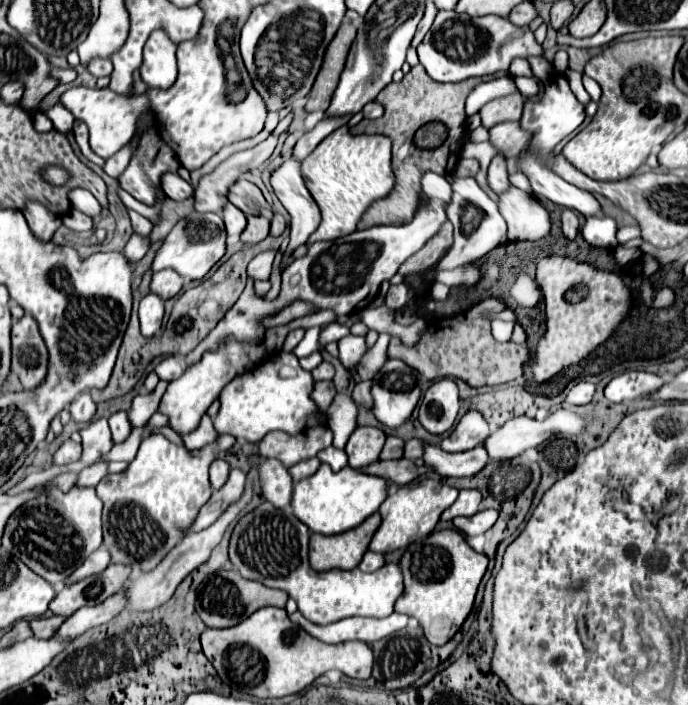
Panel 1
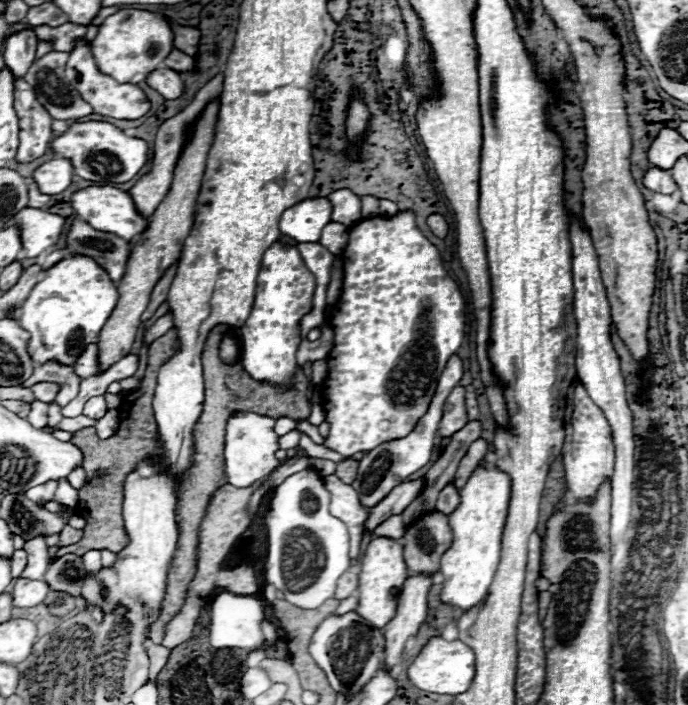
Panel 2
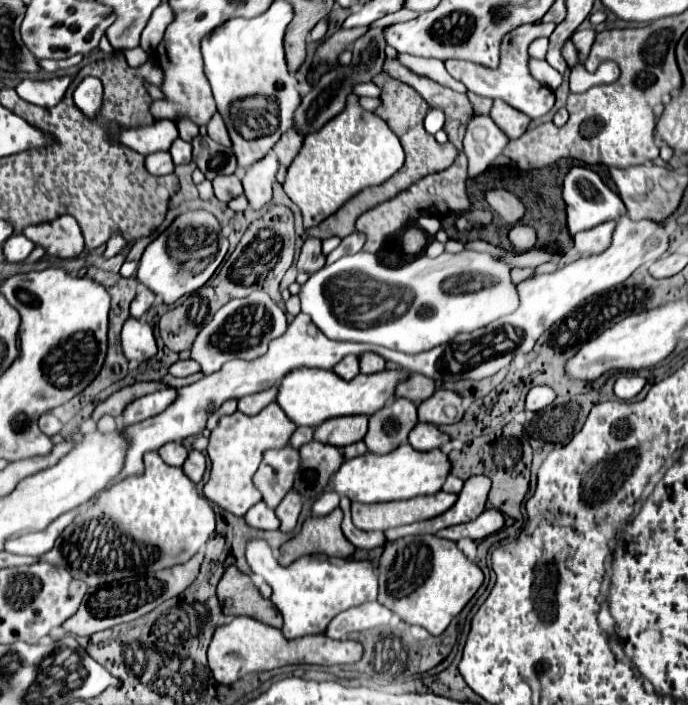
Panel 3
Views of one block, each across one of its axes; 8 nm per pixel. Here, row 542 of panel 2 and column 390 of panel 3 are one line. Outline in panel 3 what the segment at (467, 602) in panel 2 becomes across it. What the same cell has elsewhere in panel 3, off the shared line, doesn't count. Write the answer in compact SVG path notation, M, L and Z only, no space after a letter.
M402 444L398 446L396 452L388 454L368 452L364 456L346 460L334 474L334 490L346 494L350 500L360 500L364 504L386 500L408 500L414 496L440 492L450 470L452 462L442 450L428 450L420 454L418 450L412 450L410 444Z

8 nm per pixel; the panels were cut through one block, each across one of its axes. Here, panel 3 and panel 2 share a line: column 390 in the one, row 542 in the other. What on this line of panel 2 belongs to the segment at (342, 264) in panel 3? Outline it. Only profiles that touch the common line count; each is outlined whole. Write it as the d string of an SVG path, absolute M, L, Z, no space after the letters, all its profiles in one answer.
M306 468L302 472L288 476L276 488L270 508L266 512L266 518L264 518L266 532L268 532L268 556L266 556L266 564L264 564L266 582L274 584L284 594L284 600L296 608L312 610L312 608L318 608L320 604L324 604L326 600L334 598L338 578L350 568L350 556L348 556L350 538L348 538L346 524L342 524L342 520L338 520L330 514L328 504L330 504L330 494L324 488L322 476L316 470Z

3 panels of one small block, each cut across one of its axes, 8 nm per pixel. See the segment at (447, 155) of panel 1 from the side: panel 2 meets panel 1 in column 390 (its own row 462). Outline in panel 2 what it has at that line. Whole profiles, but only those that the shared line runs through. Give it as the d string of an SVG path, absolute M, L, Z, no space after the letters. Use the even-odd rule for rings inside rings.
M216 326L204 344L202 352L202 370L206 372L206 396L204 396L204 408L202 416L198 418L198 424L194 426L194 454L192 454L192 466L186 470L186 474L180 480L178 486L178 504L176 504L176 524L178 524L178 548L174 554L174 560L170 562L168 568L168 588L166 596L162 600L162 612L158 620L150 626L150 636L154 642L162 642L164 636L164 626L166 622L174 616L174 612L180 610L186 598L186 590L190 580L194 578L196 572L196 550L198 550L198 526L202 522L202 516L206 514L206 506L210 502L210 494L214 494L216 488L224 486L226 472L224 472L224 434L226 434L226 422L234 412L256 412L262 416L270 418L280 418L288 416L292 420L298 418L308 418L310 416L310 406L320 404L320 390L314 386L312 398L308 400L308 390L312 386L310 378L306 376L304 368L298 366L292 378L292 388L284 390L266 382L258 382L250 378L244 370L244 366L238 362L234 364L224 364L218 356L218 346L224 336L236 336L238 334L232 330L232 326ZM170 328L164 336L156 338L150 344L148 350L148 368L146 368L146 376L142 378L142 384L138 390L128 392L122 400L122 408L120 408L120 426L116 430L114 436L100 440L96 436L94 428L82 428L78 432L74 432L72 442L78 444L78 448L82 448L82 456L84 456L84 470L86 470L86 482L80 488L78 494L78 504L76 504L76 514L82 516L88 524L84 528L84 536L78 544L72 546L64 546L56 552L58 560L64 554L76 554L76 556L84 556L88 550L110 550L114 554L118 554L130 540L128 534L124 530L124 518L122 518L122 502L124 502L124 480L126 476L136 470L138 462L150 456L156 456L160 452L160 444L158 444L158 428L156 428L156 420L154 420L154 412L152 412L152 400L154 400L154 390L156 390L156 376L160 366L166 362L168 356L174 356L178 352L180 344L178 344L178 330ZM98 472L104 472L104 476L98 476Z

